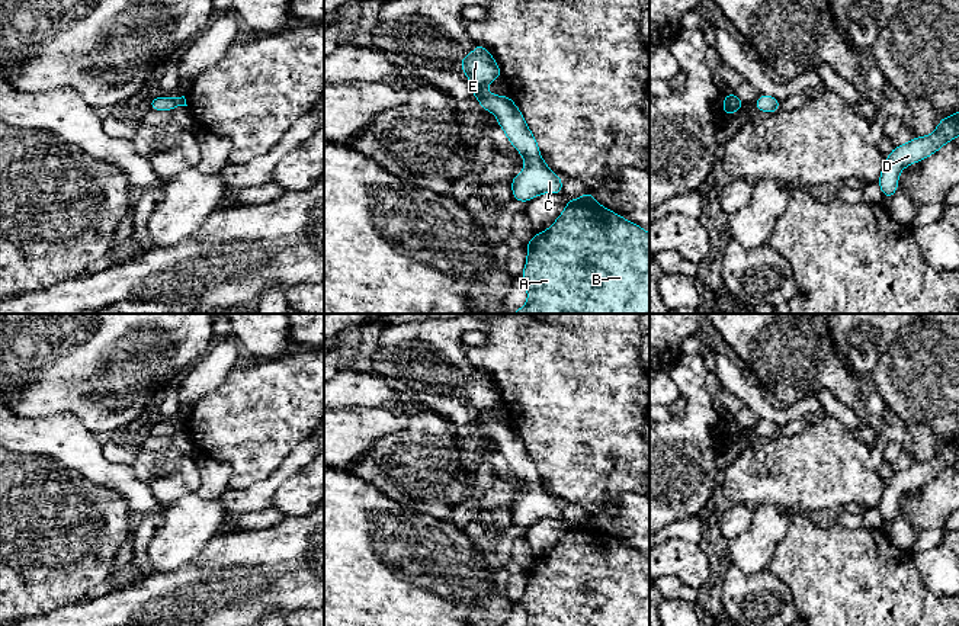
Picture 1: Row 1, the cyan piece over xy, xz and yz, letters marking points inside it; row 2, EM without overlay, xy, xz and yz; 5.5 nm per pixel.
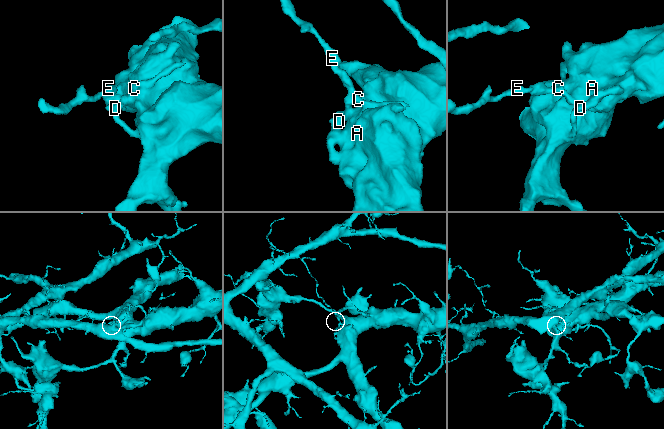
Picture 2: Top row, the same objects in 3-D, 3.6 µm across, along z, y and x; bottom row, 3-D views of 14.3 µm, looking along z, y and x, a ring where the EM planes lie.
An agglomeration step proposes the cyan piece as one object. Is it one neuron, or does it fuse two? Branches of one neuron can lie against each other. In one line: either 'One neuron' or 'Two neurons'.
Two neurons

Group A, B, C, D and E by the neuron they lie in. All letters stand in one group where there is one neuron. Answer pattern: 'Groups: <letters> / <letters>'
Groups: A B C D / E

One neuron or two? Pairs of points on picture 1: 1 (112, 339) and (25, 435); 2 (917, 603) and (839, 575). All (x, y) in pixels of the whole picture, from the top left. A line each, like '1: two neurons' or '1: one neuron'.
1: two neurons
2: one neuron

